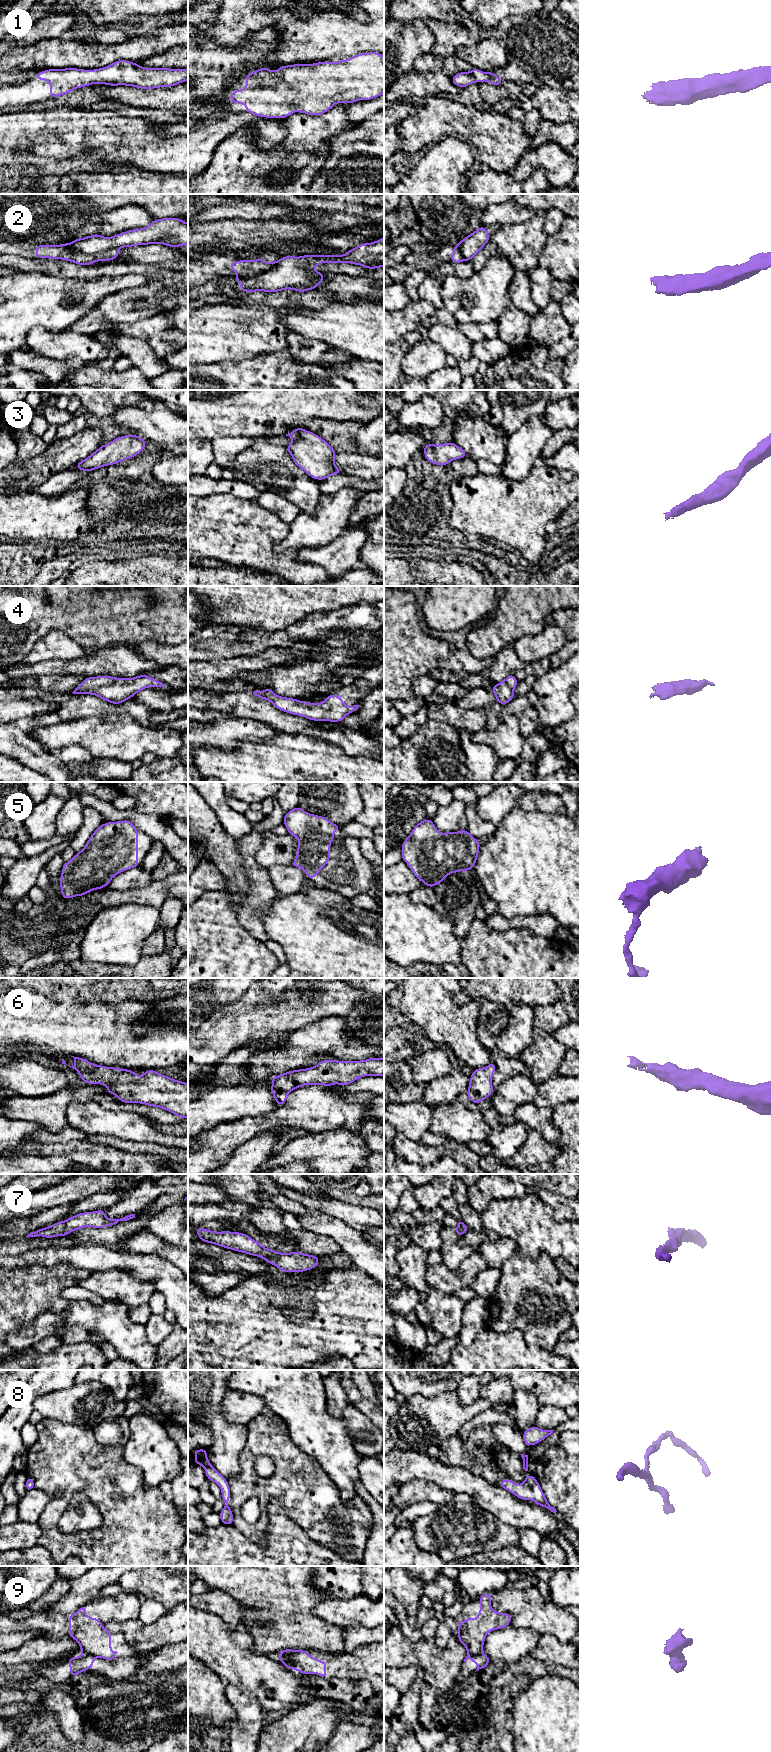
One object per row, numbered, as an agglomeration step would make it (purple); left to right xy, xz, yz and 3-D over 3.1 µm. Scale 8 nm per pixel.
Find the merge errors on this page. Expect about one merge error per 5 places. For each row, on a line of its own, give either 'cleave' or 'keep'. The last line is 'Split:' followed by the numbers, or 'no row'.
1: keep
2: cleave
3: keep
4: keep
5: keep
6: keep
7: keep
8: keep
9: cleave
Split: 2, 9

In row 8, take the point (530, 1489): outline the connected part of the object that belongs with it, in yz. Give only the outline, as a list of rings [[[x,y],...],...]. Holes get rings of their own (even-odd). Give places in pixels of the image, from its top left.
[[[527,1475],[523,1483],[516,1485],[510,1479],[503,1479],[498,1486],[510,1491],[512,1494],[522,1500],[533,1500],[537,1505],[543,1506],[553,1513],[556,1509],[552,1507],[546,1500],[546,1497],[537,1482],[535,1476]]]

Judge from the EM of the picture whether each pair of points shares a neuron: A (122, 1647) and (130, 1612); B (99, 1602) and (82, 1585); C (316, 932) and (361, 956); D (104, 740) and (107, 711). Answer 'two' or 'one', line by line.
A: one
B: two
C: one
D: two

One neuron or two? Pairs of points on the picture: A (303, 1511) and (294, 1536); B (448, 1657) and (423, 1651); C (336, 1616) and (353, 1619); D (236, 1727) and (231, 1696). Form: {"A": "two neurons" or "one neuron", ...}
{"A": "two neurons", "B": "one neuron", "C": "one neuron", "D": "one neuron"}

